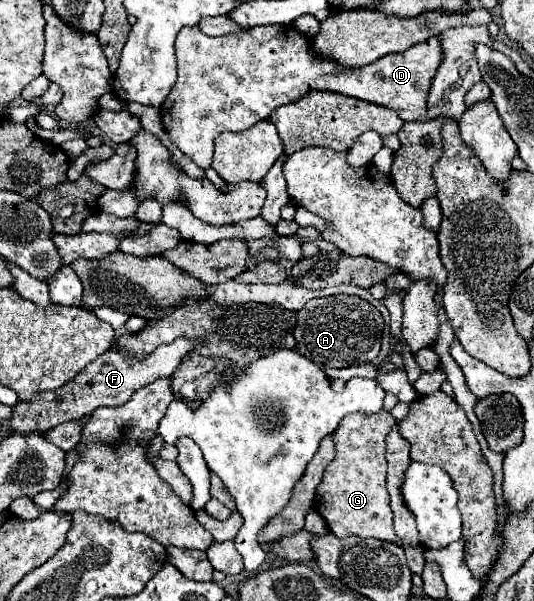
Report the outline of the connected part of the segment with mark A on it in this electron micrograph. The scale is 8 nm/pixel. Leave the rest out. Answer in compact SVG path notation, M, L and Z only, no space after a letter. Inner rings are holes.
M342 293L342 295L330 295L324 299L308 301L304 309L298 311L294 339L296 339L296 349L310 361L318 363L320 367L326 367L324 371L330 379L340 377L344 381L350 381L354 377L370 379L374 377L384 391L394 393L402 403L412 403L416 399L416 389L408 383L406 371L392 371L386 375L378 375L378 369L370 365L370 361L374 361L380 351L382 329L384 329L384 319L372 303L360 297L350 297Z

